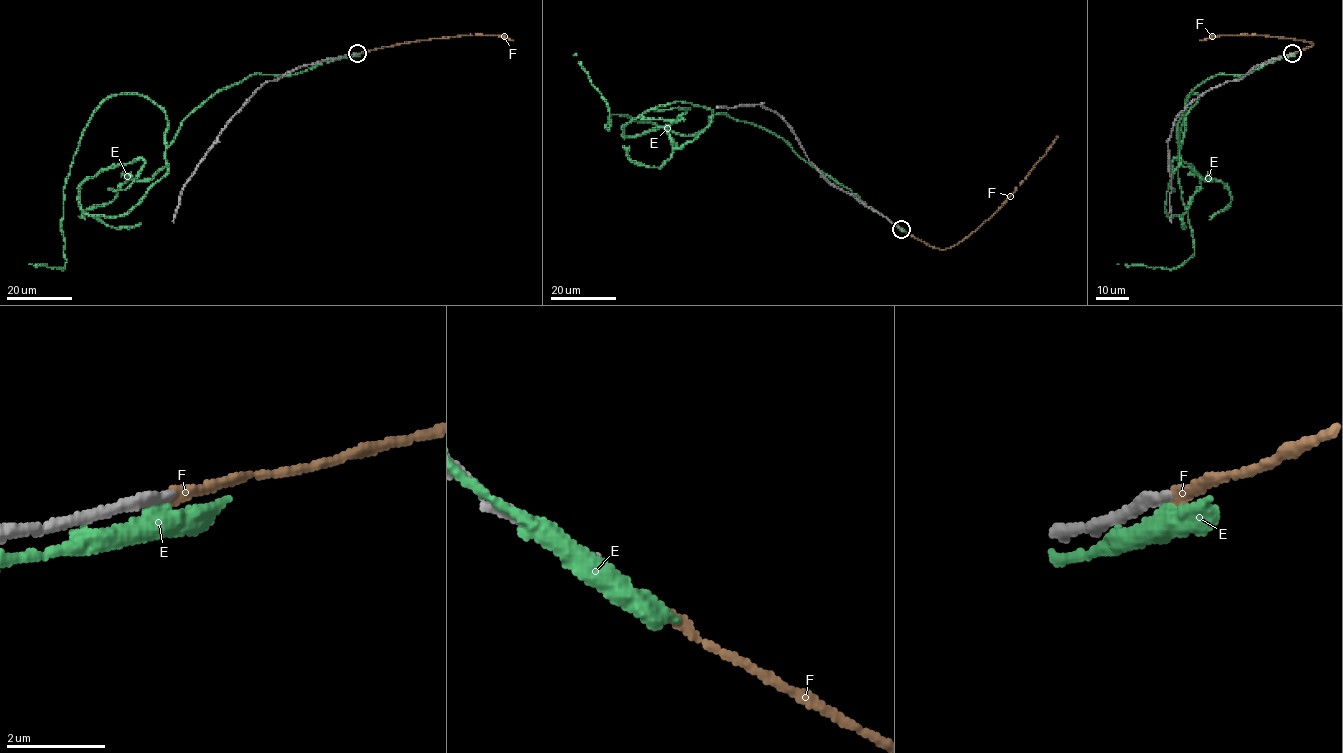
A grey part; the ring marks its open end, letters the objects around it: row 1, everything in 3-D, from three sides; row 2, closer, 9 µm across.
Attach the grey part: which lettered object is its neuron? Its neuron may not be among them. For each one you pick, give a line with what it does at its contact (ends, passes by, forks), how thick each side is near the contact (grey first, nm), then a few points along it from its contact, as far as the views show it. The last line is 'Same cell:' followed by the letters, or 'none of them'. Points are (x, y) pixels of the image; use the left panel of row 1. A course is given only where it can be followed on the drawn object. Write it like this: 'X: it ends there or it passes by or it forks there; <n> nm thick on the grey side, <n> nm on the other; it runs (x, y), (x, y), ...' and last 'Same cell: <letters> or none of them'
Same cell: none of them

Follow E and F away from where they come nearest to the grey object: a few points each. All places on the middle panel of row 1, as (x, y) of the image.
E: (898, 227), (783, 139), (728, 115), (713, 115), (685, 135), (612, 114), (608, 130), (608, 105), (573, 55)
F: (900, 228), (938, 249), (956, 245), (984, 223), (1014, 191), (1057, 136)

